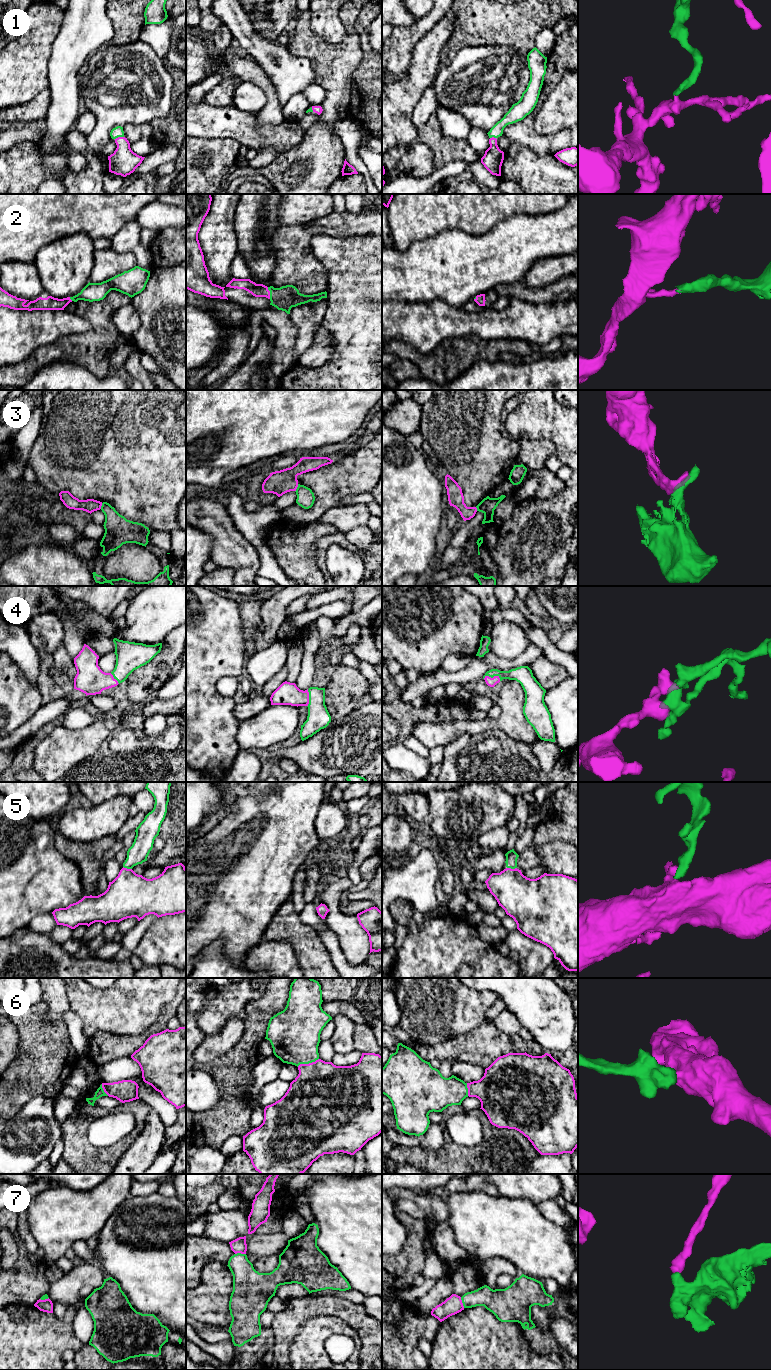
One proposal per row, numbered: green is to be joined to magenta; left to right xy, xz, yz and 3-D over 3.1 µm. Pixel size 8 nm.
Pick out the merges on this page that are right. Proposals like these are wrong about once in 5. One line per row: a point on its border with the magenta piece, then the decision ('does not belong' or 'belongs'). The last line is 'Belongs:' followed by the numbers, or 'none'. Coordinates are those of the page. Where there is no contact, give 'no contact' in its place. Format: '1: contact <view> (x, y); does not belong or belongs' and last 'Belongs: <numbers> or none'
1: contact xy (119, 137); belongs
2: contact xz (269, 293); belongs
3: contact xz (296, 488); does not belong
4: contact yz (493, 677); belongs
5: contact yz (512, 869); belongs
6: contact xz (307, 1064); belongs
7: contact xz (240, 1252); does not belong
Belongs: 1, 2, 4, 5, 6

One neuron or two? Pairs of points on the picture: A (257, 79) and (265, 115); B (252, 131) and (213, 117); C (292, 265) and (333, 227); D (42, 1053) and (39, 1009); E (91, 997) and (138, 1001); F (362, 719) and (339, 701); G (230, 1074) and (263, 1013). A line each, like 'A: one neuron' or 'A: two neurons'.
A: one neuron
B: one neuron
C: one neuron
D: one neuron
E: one neuron
F: two neurons
G: one neuron

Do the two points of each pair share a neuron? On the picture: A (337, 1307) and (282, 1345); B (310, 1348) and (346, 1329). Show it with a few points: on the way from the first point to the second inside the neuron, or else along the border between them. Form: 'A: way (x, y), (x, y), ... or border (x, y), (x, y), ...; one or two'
A: way (320, 1307), (308, 1307), (287, 1328); one
B: way (318, 1339), (328, 1329), (337, 1329); one

